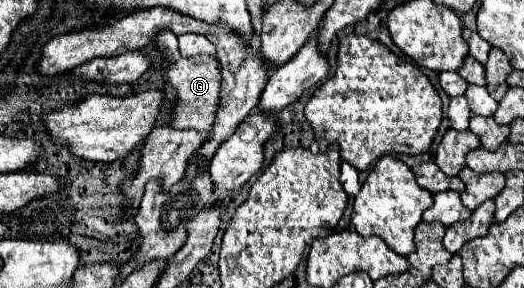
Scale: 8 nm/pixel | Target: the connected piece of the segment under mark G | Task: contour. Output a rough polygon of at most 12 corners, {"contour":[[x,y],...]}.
{"contour":[[170,30],[164,78],[178,92],[172,126],[210,132],[220,102],[216,56],[182,58]]}

